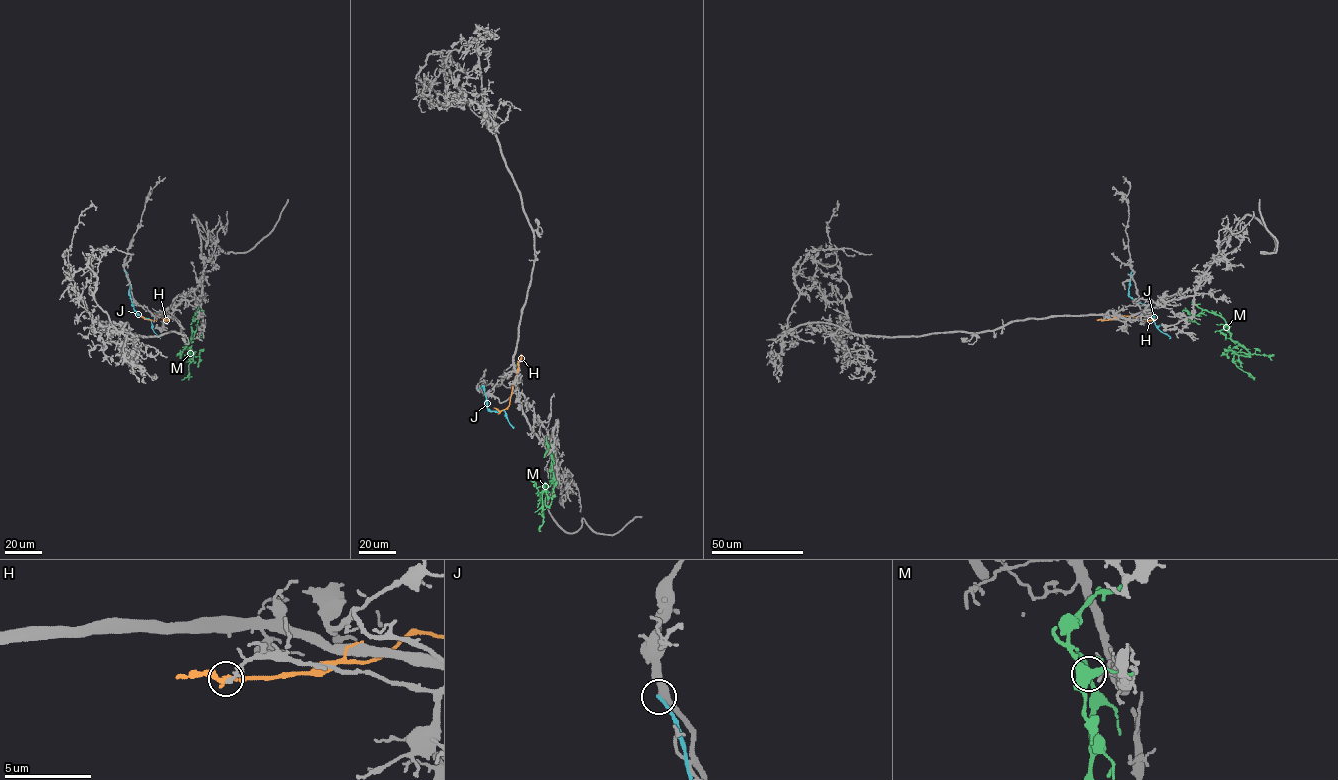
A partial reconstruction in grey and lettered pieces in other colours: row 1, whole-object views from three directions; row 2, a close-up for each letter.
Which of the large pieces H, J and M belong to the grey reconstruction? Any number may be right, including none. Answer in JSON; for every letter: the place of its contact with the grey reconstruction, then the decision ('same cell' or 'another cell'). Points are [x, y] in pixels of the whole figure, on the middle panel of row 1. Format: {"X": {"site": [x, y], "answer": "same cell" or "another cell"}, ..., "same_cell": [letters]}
{"H": {"site": [520, 360], "answer": "another cell"}, "J": {"site": [477, 390], "answer": "another cell"}, "M": {"site": [551, 451], "answer": "another cell"}, "same_cell": []}

